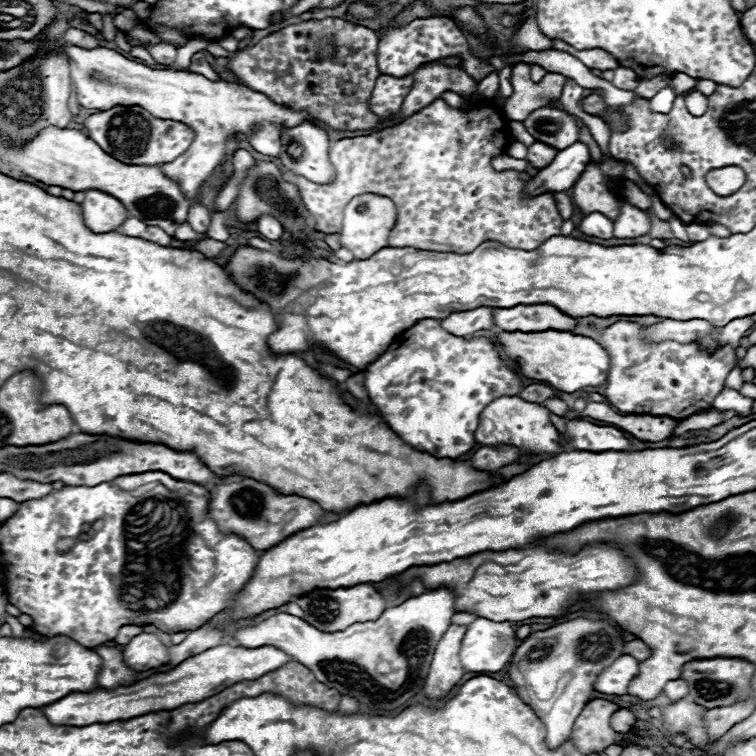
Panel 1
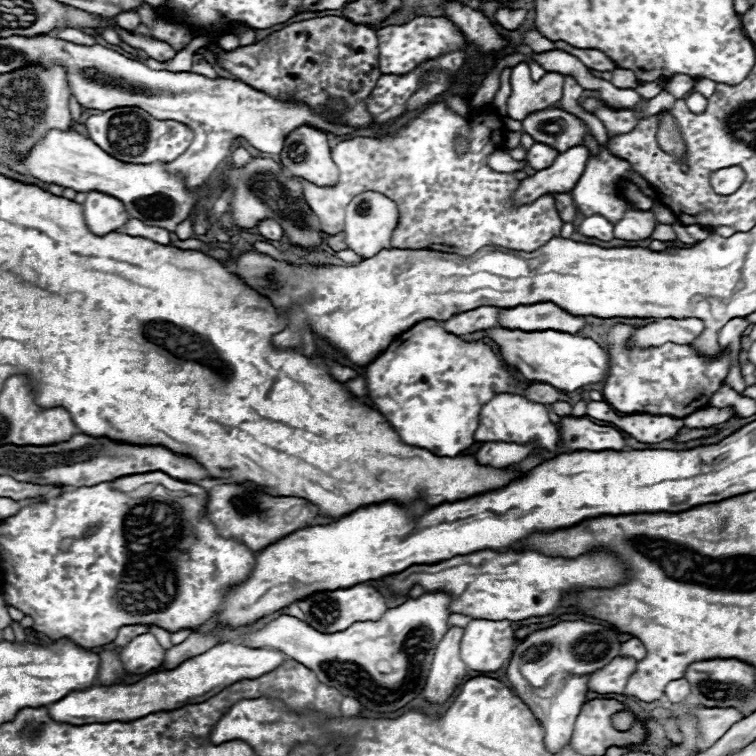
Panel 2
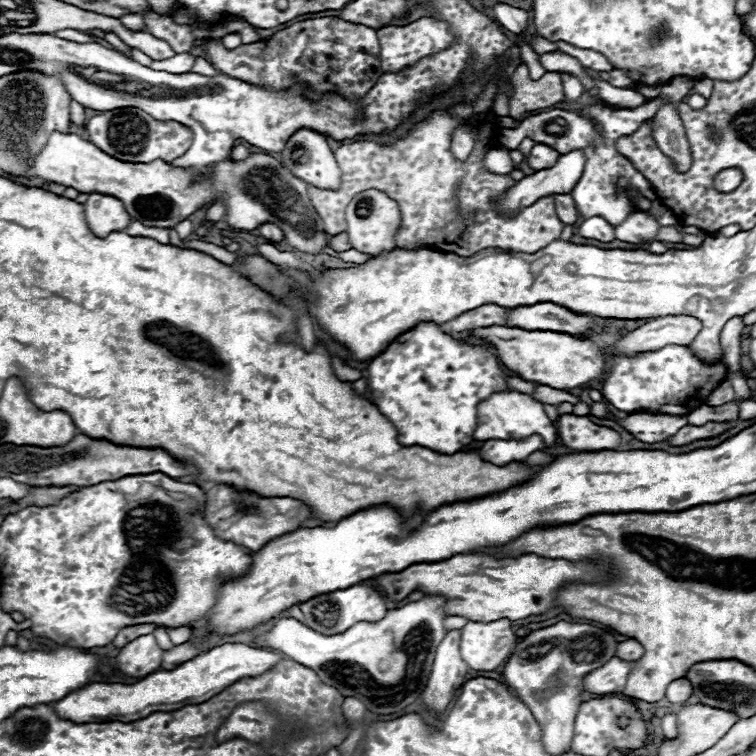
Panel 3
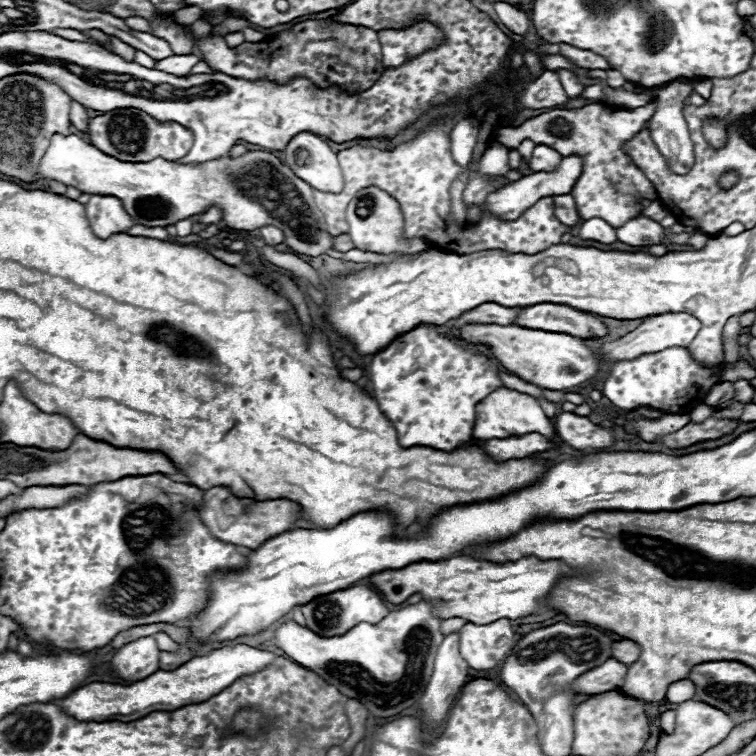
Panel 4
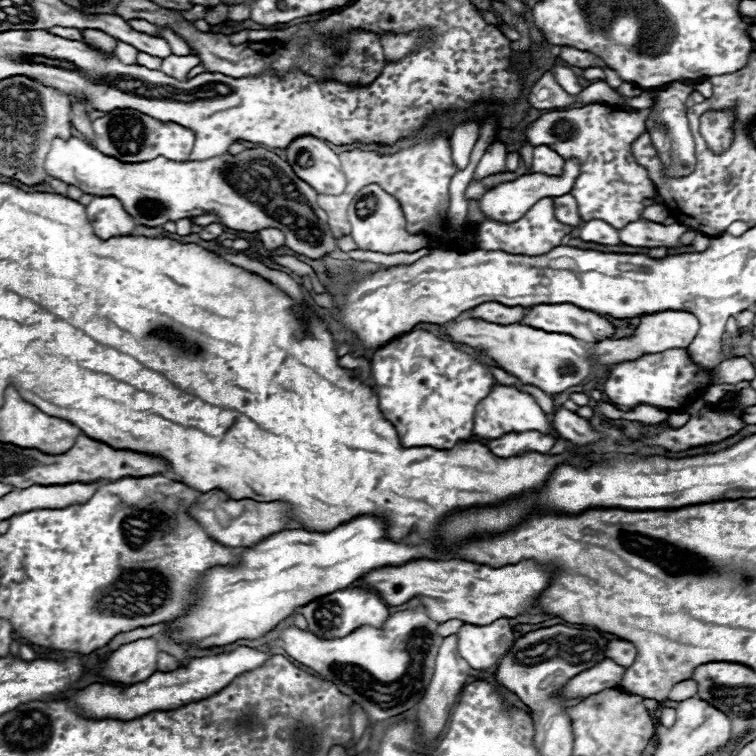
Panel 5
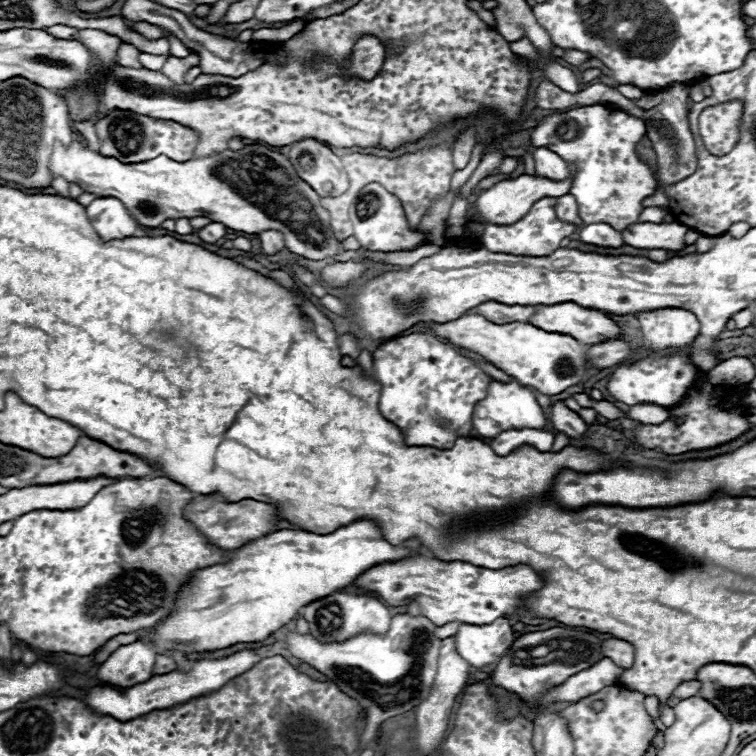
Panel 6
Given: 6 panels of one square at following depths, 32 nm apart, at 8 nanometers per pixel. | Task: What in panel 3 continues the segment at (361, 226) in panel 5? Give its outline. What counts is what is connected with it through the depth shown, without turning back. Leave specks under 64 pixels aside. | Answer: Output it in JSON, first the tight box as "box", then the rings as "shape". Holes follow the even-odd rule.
{"box":[346,190,400,256],"shape":[[[364,190],[352,198],[352,202],[346,206],[346,234],[348,242],[354,250],[376,256],[380,252],[394,250],[394,234],[400,228],[400,210],[398,204],[388,198],[384,192],[378,190]]]}

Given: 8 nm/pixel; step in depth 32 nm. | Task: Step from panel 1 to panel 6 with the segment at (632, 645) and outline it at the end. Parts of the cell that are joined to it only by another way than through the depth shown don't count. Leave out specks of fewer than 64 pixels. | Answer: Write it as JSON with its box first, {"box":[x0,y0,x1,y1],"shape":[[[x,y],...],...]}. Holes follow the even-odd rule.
{"box":[602,638,634,670],"shape":[[[610,638],[610,640],[604,640],[602,642],[602,654],[612,658],[618,666],[622,666],[624,670],[630,668],[634,664],[634,646],[626,640],[618,640],[618,638]]]}

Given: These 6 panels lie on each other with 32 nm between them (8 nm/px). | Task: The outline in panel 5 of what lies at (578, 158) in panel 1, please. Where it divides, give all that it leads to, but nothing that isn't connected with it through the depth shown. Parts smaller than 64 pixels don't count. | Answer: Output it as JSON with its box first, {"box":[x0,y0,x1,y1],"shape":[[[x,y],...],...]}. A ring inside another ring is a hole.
{"box":[480,158,580,222],"shape":[[[570,158],[570,160],[564,160],[564,170],[562,170],[562,176],[548,176],[548,174],[524,174],[520,176],[518,180],[514,182],[502,182],[498,184],[496,188],[492,188],[490,192],[484,194],[484,198],[480,200],[480,208],[482,212],[488,216],[488,218],[494,218],[498,222],[514,222],[518,218],[522,218],[540,198],[546,198],[546,196],[562,196],[562,194],[568,194],[576,182],[580,174],[580,162],[576,158]]]}

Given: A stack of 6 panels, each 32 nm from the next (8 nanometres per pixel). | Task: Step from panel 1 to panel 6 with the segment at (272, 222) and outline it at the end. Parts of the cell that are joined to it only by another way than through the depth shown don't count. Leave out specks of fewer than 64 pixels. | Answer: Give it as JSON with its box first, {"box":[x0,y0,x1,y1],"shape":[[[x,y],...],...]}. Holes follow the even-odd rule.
{"box":[260,230,284,256],"shape":[[[264,230],[260,234],[260,244],[262,244],[262,252],[272,256],[278,250],[284,248],[284,236],[280,232],[276,232],[276,230]]]}

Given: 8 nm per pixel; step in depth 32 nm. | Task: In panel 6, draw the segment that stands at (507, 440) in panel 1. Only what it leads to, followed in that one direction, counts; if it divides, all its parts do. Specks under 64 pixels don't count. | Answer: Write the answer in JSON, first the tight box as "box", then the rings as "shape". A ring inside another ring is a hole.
{"box":[472,380,548,438],"shape":[[[492,380],[488,386],[488,396],[474,406],[472,430],[482,438],[496,438],[500,430],[512,430],[512,428],[522,430],[524,426],[532,426],[536,430],[548,430],[548,418],[544,410],[538,406],[534,394],[528,388],[520,386],[518,382],[502,384]]]}

